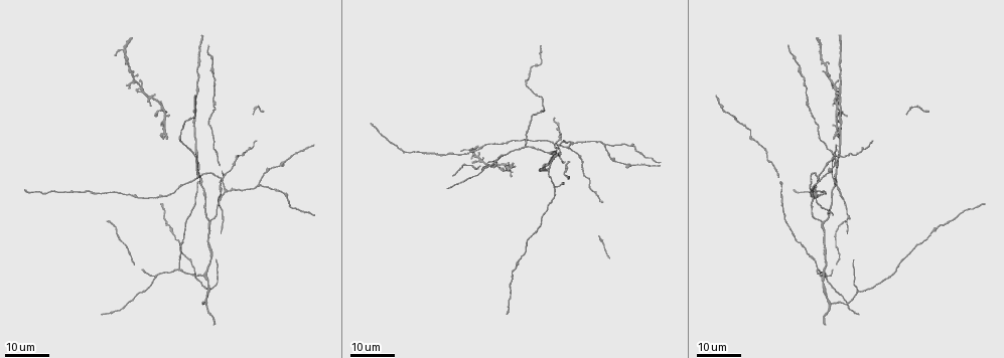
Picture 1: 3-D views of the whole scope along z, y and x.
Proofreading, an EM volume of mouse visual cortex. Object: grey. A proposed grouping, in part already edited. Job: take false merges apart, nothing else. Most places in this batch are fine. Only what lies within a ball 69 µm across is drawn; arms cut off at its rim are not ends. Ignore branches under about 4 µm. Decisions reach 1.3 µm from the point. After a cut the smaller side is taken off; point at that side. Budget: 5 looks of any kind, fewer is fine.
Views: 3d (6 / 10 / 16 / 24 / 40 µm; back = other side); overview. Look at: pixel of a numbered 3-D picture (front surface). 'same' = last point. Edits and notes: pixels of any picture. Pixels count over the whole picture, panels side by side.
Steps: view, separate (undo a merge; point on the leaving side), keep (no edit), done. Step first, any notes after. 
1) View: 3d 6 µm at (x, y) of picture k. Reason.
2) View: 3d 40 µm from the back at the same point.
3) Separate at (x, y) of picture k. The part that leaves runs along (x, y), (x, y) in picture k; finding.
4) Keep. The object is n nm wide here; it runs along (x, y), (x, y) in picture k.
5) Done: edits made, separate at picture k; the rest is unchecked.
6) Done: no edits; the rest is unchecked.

View: 3d 24 µm at (523, 148) of picture 1. Arms part here.

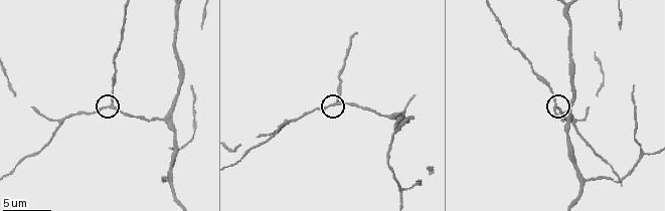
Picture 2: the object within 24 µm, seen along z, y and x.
View: 3d 6 µm at (555, 104) of picture 2.

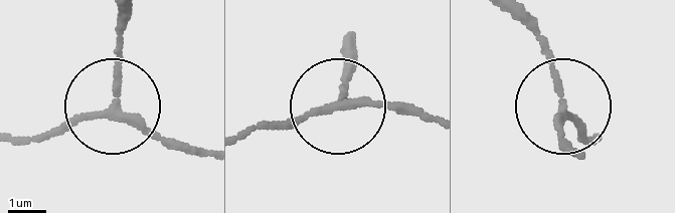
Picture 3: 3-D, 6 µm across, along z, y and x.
View: 3d 6 µm from the back at (337, 105) of picture 3.

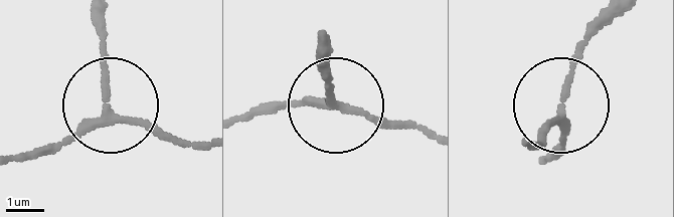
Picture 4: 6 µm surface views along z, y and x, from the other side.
Keep. 3 arms meet here; it runs along (18, 156), (115, 114), (188, 143) in picture 4; continuous, no second cell.

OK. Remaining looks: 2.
View: 3d 16 µm at (286, 121) of picture 2. Three arms meet.

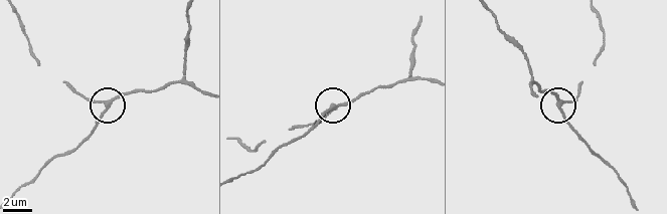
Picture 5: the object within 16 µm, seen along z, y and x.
View: 3d 16 µm from the back at (561, 105) of picture 5. Other side.

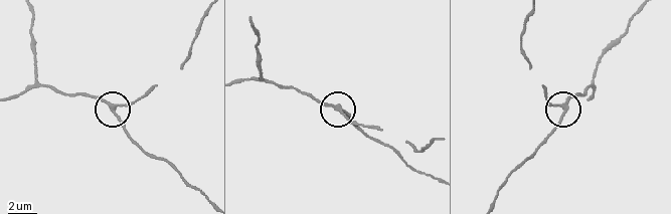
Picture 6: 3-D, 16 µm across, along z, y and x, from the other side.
Keep. It runs along (17, 93), (46, 84), (71, 95), (97, 97), (135, 141) in picture 6; one cell here.

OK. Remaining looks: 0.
Done: no edits; the rest is unchecked.

